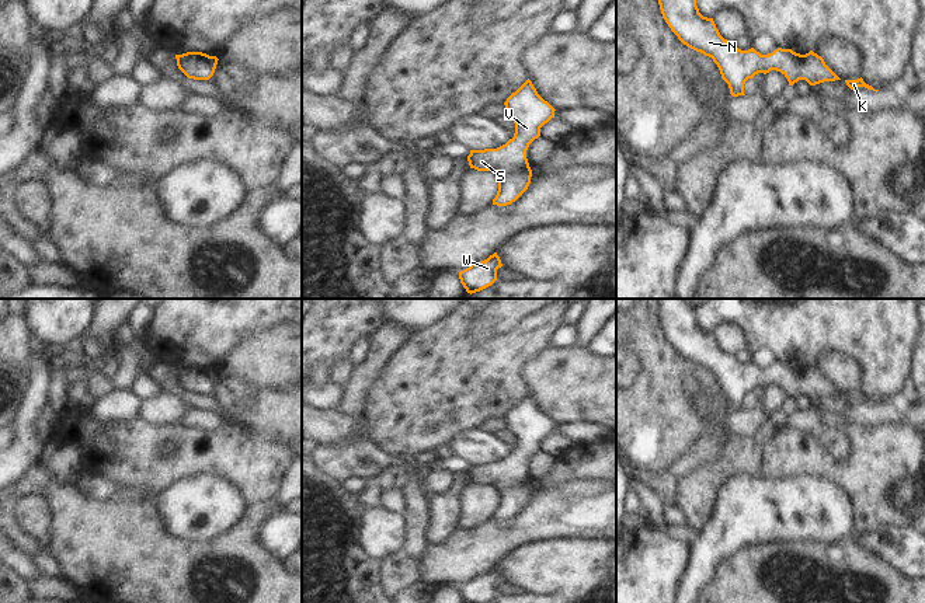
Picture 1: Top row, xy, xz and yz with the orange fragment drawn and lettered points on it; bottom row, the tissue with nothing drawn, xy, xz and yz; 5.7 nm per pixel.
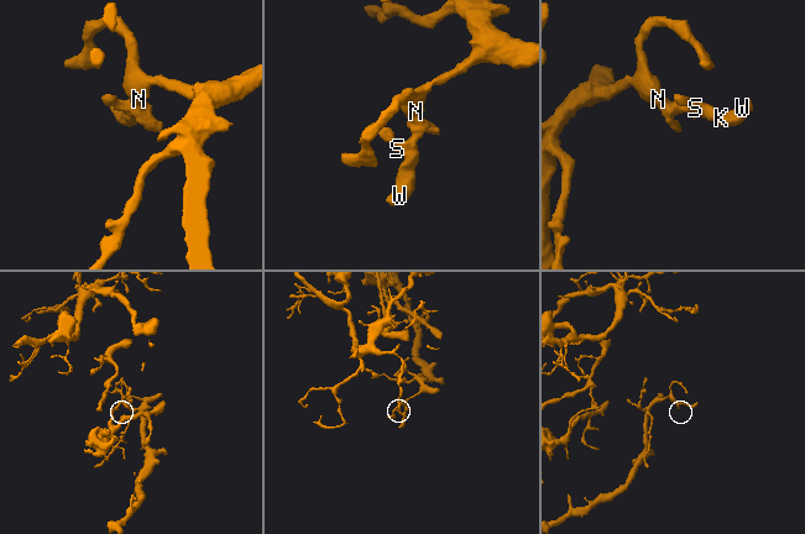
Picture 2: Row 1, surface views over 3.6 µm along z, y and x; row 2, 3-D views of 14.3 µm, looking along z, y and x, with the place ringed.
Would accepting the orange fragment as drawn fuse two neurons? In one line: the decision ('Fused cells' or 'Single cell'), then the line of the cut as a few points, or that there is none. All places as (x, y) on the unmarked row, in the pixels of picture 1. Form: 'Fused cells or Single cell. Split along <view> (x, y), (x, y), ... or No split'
Single cell. No split

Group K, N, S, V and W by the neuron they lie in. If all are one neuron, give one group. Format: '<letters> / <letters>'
K N S V W

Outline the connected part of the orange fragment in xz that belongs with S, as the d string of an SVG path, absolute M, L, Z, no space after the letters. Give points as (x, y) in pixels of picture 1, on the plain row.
M528 393L504 416L507 429L515 438L514 452L497 463L470 464L470 482L491 485L498 491L493 519L515 516L529 501L532 484L526 473L529 459L540 450L540 442L554 432L554 422L545 415Z

